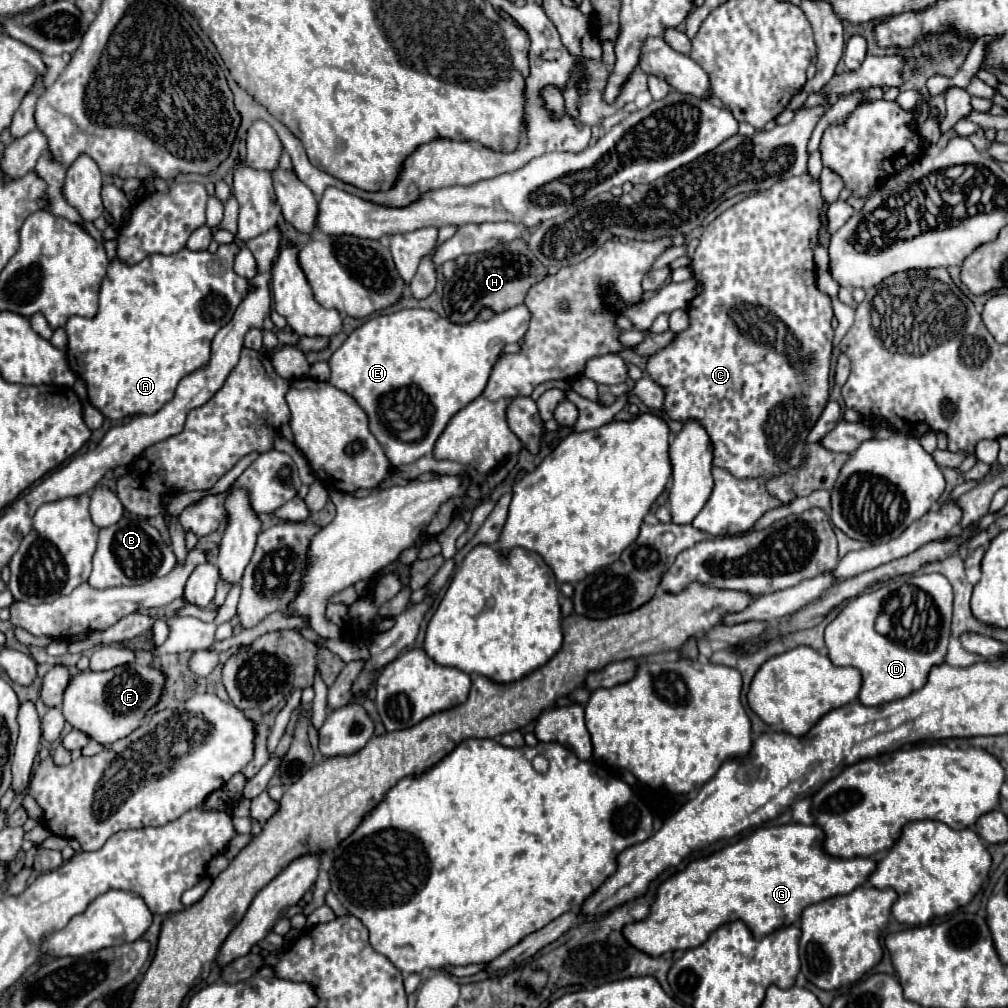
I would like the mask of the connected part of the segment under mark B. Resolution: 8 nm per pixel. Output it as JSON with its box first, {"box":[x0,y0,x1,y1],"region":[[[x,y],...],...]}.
{"box":[88,514,176,590],"region":[[[124,514],[114,526],[100,530],[100,540],[92,564],[94,566],[88,584],[102,590],[112,586],[136,586],[152,578],[166,576],[176,566],[176,556],[164,542],[162,534],[154,526],[150,526],[146,518]]]}

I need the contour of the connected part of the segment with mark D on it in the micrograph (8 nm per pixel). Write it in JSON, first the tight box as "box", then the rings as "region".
{"box":[824,584,952,706],"region":[[[886,584],[874,592],[862,592],[860,596],[852,598],[826,628],[824,638],[826,638],[828,658],[836,666],[854,666],[862,672],[864,684],[860,690],[860,702],[864,706],[886,704],[922,688],[928,680],[928,672],[934,666],[940,666],[946,656],[946,646],[950,638],[950,616],[952,616],[950,608],[946,610],[946,616],[940,620],[940,624],[930,624],[930,612],[928,612],[928,626],[934,626],[934,628],[928,628],[924,636],[920,634],[920,638],[912,638],[910,648],[874,630],[876,618],[884,610],[882,608],[884,600],[894,592],[896,592],[896,586],[892,584]]]}

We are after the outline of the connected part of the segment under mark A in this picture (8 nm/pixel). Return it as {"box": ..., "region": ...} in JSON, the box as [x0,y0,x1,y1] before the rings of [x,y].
{"box":[64,242,250,420],"region":[[[232,242],[218,246],[214,254],[184,248],[170,256],[152,254],[134,266],[122,264],[118,258],[112,260],[102,282],[98,314],[90,320],[72,316],[64,328],[68,334],[66,356],[70,368],[86,380],[92,406],[110,420],[124,420],[132,414],[156,414],[174,398],[178,382],[208,362],[216,332],[230,322],[234,310],[250,290],[248,278],[238,276],[232,268],[238,252],[240,248]]]}

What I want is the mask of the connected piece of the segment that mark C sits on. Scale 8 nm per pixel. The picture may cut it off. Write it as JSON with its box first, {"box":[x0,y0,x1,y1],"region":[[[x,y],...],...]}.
{"box":[646,172,832,478],"region":[[[808,172],[786,178],[782,182],[776,182],[768,190],[760,190],[742,202],[734,204],[726,212],[722,212],[714,222],[710,222],[702,236],[700,244],[692,256],[692,274],[696,280],[702,282],[702,292],[696,294],[690,300],[688,306],[688,316],[690,316],[690,326],[682,330],[666,348],[658,350],[648,358],[646,364],[646,374],[664,388],[666,398],[664,398],[664,410],[672,420],[688,422],[688,420],[698,420],[704,430],[710,436],[712,448],[714,448],[714,466],[726,468],[732,472],[736,478],[758,478],[766,476],[772,478],[776,474],[782,474],[790,468],[796,468],[804,454],[804,440],[812,426],[816,424],[818,416],[822,414],[826,402],[828,402],[828,372],[830,372],[830,356],[832,356],[832,298],[824,292],[818,290],[816,286],[816,266],[814,266],[814,248],[818,246],[818,232],[822,226],[822,206],[824,198],[820,196],[820,182],[816,182]]]}

